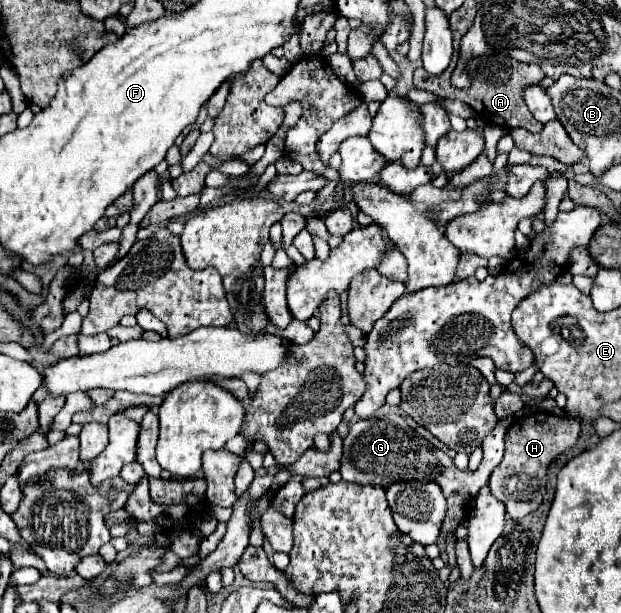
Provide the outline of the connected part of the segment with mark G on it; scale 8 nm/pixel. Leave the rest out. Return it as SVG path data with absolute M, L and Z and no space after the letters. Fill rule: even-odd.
M387 414L381 418L373 416L367 420L359 420L349 426L349 432L343 438L343 456L341 456L339 472L341 472L343 480L347 480L347 482L375 484L375 486L383 486L383 488L387 488L393 482L407 482L407 480L415 480L415 478L425 478L425 480L437 482L447 498L447 508L449 508L449 514L445 516L443 528L441 528L441 534L445 536L447 532L455 532L455 528L459 524L463 524L463 518L467 512L465 504L471 498L475 498L475 494L481 490L481 486L487 484L491 470L503 460L504 436L511 422L513 422L513 418L499 420L494 430L484 438L481 444L483 450L481 466L475 472L471 472L471 470L459 470L447 452L443 452L431 444L433 436L423 426L413 422L409 416Z

